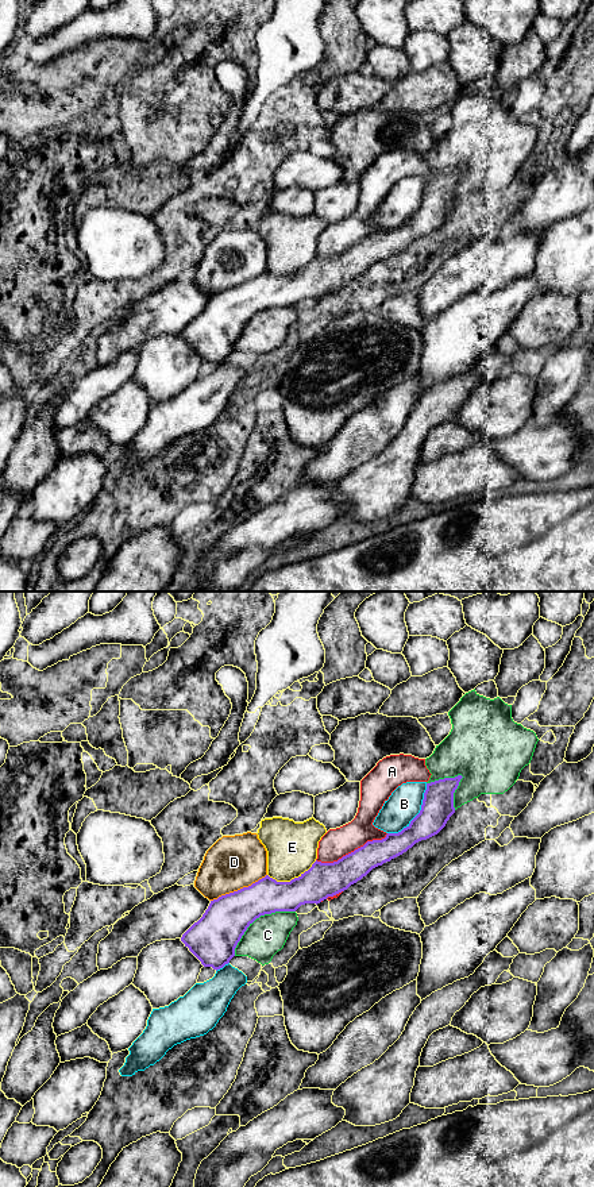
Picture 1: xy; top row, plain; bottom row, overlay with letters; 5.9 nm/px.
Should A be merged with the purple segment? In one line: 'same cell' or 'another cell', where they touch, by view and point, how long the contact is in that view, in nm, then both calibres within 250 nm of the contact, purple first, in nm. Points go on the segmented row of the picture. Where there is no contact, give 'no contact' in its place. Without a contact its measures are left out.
another cell; contact xy (351, 852); length 460 nm; calibres 200 and 180 nm

